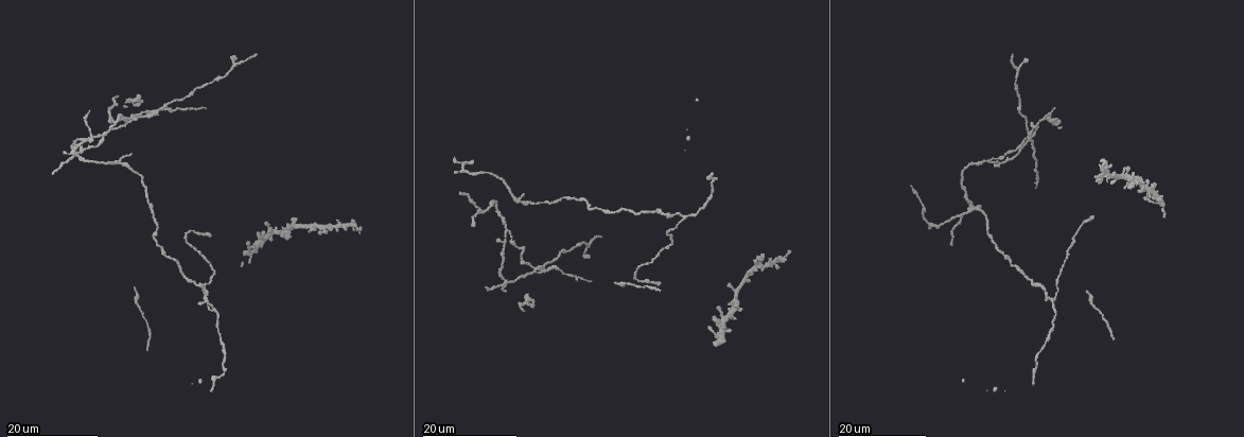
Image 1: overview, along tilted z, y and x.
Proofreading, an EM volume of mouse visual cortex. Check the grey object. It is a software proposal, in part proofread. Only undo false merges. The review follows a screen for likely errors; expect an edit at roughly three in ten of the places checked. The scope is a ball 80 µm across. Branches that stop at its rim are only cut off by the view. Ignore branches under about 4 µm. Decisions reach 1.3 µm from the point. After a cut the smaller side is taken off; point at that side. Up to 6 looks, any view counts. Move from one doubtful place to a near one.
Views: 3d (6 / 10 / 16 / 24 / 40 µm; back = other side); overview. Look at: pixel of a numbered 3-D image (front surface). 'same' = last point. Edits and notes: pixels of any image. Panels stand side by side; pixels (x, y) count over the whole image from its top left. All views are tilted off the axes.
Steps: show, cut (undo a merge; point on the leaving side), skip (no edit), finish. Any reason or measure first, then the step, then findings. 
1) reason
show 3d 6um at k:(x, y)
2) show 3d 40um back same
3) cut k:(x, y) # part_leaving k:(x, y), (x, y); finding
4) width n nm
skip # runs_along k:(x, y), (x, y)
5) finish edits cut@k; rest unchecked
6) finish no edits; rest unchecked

a fork
show 3d 24um at 1:(989, 158)

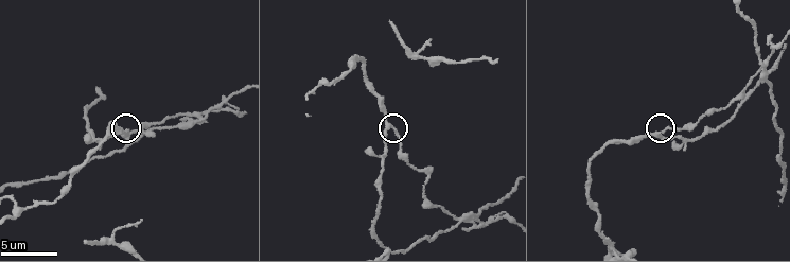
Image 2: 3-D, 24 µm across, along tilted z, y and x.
show 3d 6um at 2:(656, 132)

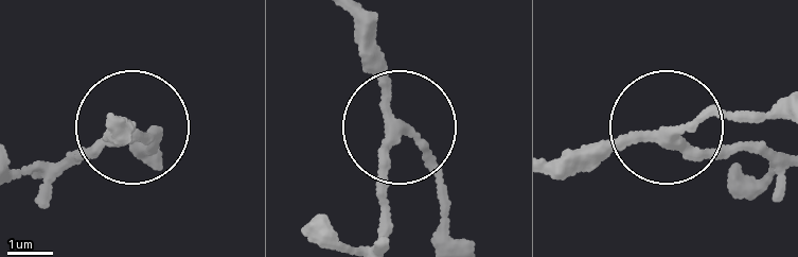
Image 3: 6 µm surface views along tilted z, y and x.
width 210 nm
skip # runs_along 3:(557, 172), (650, 132), (774, 153); one cell here

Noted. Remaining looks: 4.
looks like a crossing
show 3d 10um at 2:(763, 67)

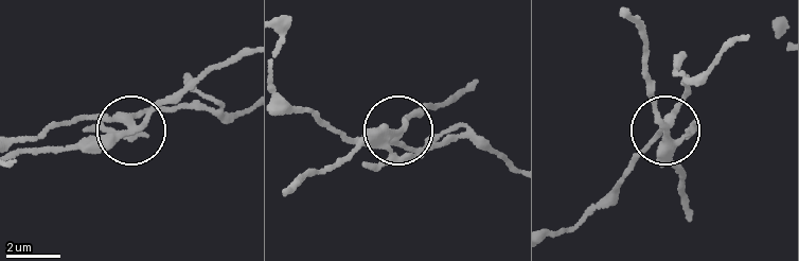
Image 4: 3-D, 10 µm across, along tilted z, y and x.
arms 5
cut 4:(688, 96) # part_leaving 4:(669, 122), (598, 207), (554, 231); a second cell is stuck on

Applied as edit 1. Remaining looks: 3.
finish edits cut@4; rest unchecked

